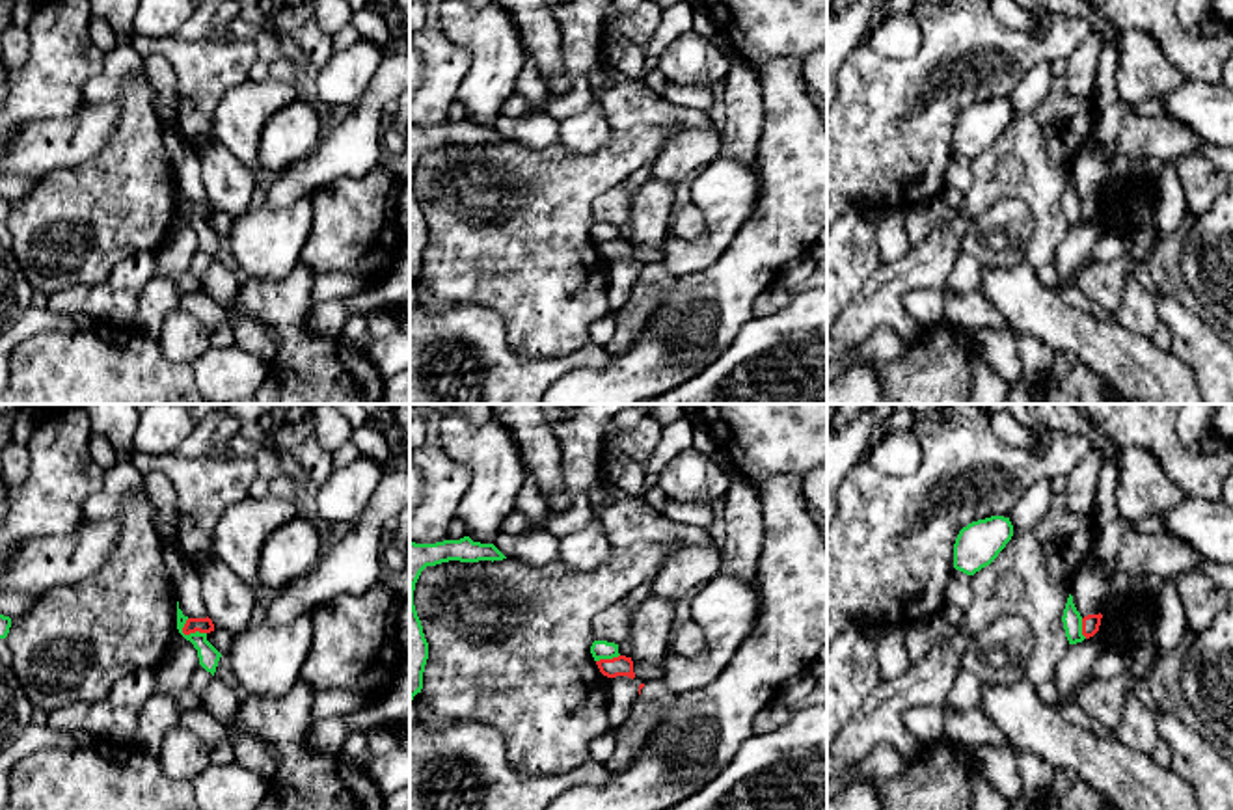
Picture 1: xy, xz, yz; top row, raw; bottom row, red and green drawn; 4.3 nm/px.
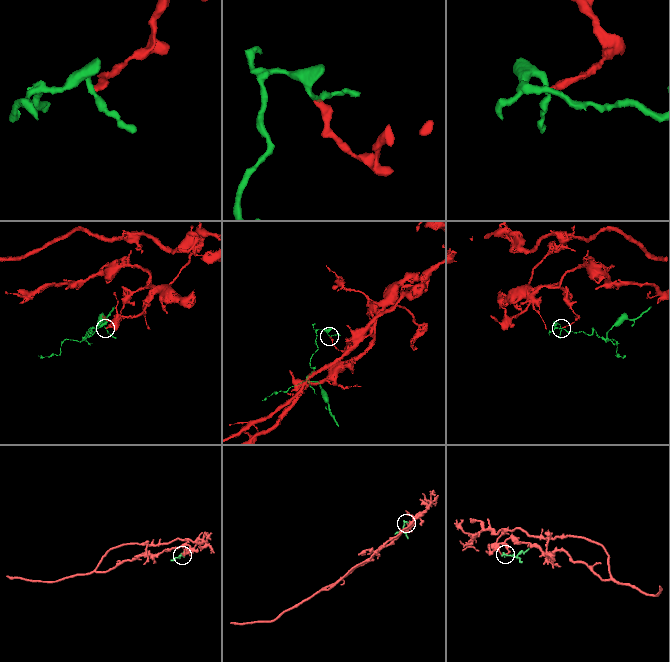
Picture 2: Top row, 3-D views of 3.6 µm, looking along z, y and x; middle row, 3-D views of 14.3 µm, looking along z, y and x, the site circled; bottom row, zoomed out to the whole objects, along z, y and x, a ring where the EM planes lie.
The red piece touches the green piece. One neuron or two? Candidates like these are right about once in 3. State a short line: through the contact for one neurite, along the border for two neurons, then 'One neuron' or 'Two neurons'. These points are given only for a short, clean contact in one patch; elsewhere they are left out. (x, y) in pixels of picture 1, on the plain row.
Line: xy (181, 211), (185, 216), (205, 216). Two neurons

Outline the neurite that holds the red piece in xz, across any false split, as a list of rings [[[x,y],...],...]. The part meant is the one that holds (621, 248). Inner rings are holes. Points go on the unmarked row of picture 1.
[[[618,238],[613,242],[600,242],[596,244],[596,248],[600,255],[607,261],[616,261],[616,259],[628,259],[631,263],[635,261],[631,240]]]

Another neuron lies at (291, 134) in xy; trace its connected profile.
[[[294,99],[276,112],[261,132],[261,168],[283,173],[289,166],[315,153],[322,140],[322,114],[307,101]]]

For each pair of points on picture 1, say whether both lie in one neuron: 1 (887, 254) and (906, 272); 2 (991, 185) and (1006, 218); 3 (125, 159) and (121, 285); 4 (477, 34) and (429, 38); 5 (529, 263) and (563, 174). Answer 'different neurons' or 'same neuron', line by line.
1: different neurons
2: different neurons
3: different neurons
4: different neurons
5: same neuron

